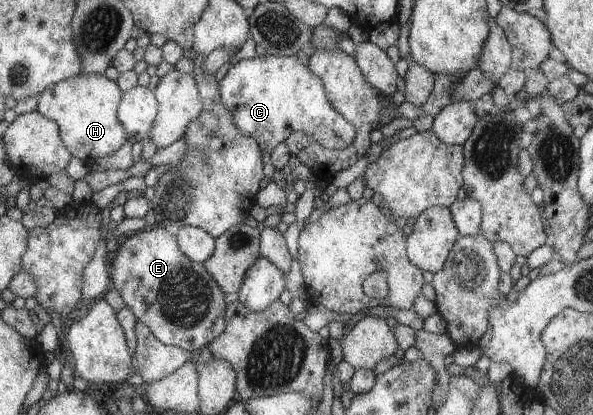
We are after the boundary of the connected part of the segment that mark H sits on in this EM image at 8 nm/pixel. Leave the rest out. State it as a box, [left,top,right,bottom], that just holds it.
[36,75,125,163]

